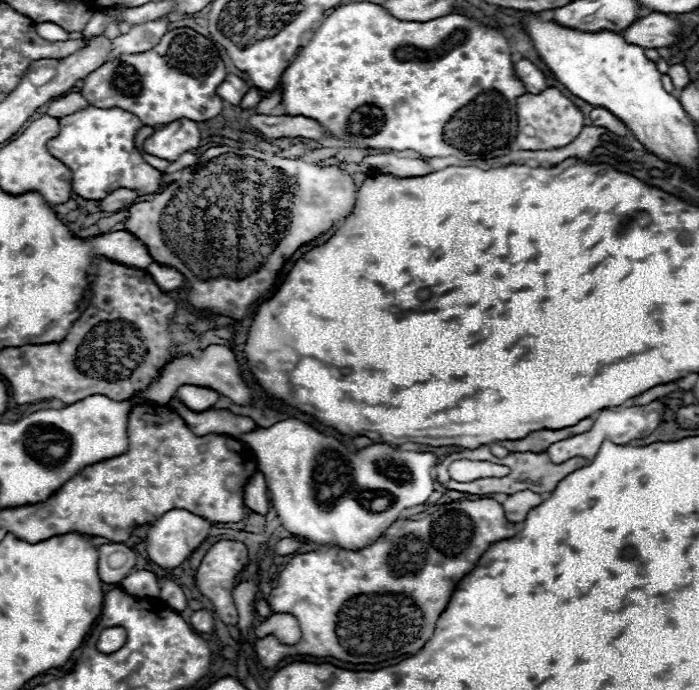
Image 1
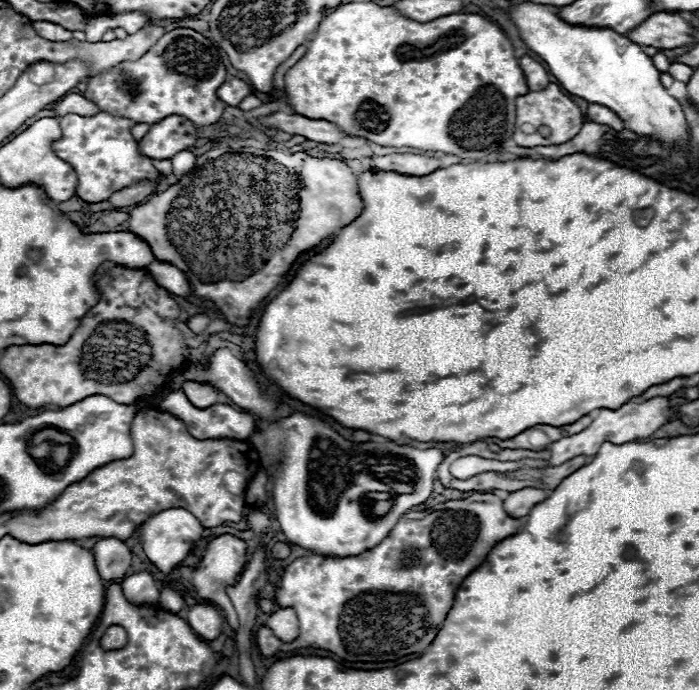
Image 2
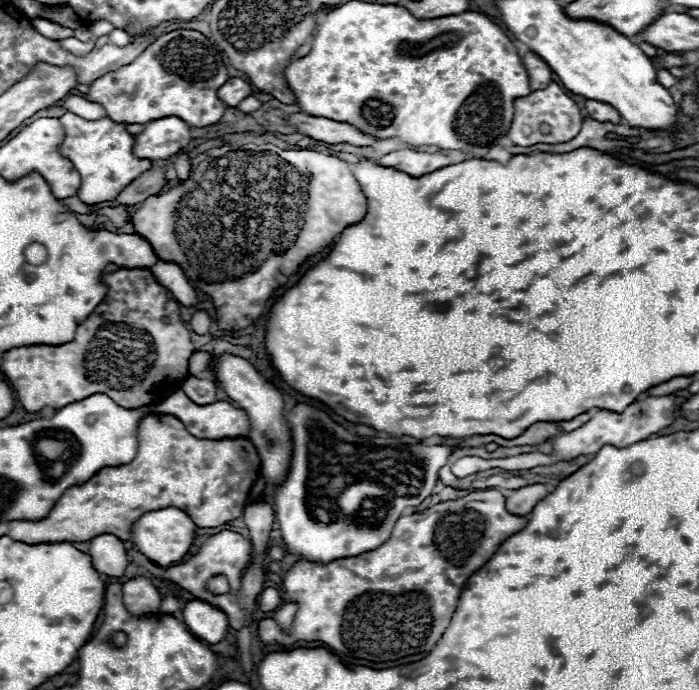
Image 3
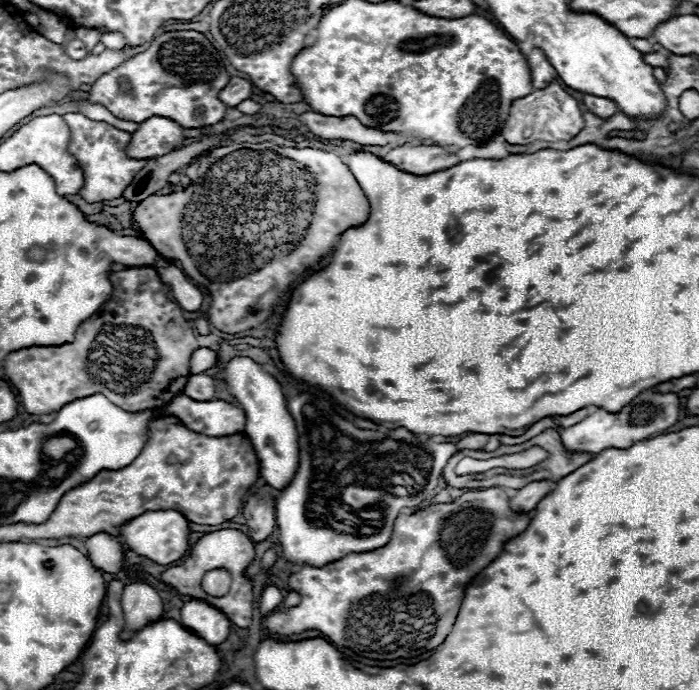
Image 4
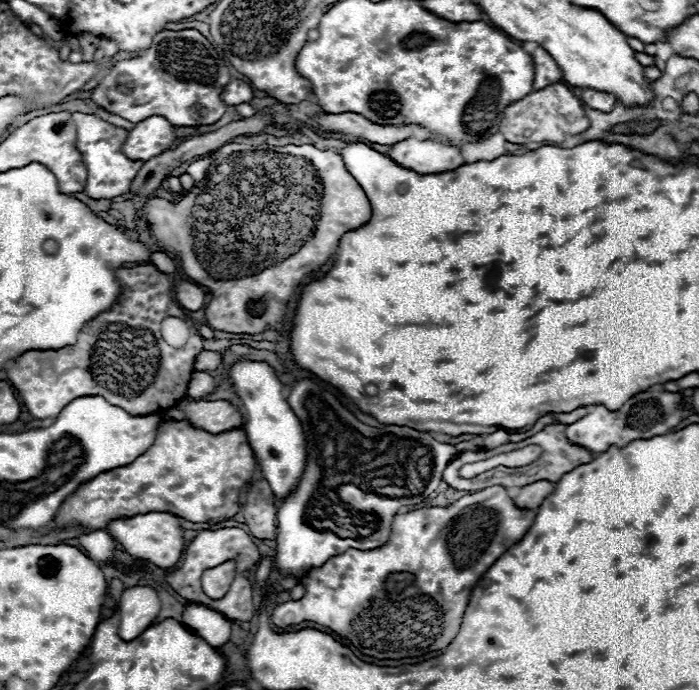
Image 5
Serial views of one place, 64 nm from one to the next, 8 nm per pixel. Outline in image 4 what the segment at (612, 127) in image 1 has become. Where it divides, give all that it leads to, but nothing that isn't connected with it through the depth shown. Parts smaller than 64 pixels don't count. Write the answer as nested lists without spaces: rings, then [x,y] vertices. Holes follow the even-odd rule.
[[[584,94],[584,104],[586,104],[588,112],[592,112],[594,116],[600,116],[600,118],[608,118],[608,116],[614,116],[618,112],[618,106],[608,98]]]

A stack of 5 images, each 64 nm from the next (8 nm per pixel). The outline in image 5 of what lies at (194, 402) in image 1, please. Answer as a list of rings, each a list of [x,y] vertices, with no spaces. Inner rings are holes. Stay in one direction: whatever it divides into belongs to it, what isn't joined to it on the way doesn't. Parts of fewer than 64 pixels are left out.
[[[194,372],[190,376],[190,382],[188,382],[188,396],[192,398],[204,398],[208,394],[212,394],[216,388],[214,384],[214,378],[208,374],[208,372]]]

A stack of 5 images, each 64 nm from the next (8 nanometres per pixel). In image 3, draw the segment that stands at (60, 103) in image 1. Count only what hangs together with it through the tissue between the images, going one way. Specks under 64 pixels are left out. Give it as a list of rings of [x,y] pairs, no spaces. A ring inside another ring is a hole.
[[[68,96],[66,100],[62,100],[62,108],[66,112],[78,114],[78,116],[82,116],[86,120],[98,120],[98,118],[106,116],[106,110],[100,104],[90,102],[90,100],[82,98],[82,96]]]

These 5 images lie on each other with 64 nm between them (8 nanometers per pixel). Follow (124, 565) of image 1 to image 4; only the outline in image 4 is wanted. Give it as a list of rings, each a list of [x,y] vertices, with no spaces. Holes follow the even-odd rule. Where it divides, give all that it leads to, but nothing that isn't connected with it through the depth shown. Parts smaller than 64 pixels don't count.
[[[100,532],[100,534],[86,538],[84,544],[88,548],[88,558],[98,570],[110,572],[110,574],[118,574],[122,570],[124,550],[122,550],[120,538]]]

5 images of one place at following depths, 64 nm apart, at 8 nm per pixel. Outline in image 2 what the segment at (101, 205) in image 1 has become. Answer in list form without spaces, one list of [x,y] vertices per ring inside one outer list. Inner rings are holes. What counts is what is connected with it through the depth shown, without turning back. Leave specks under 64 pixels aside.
[[[142,182],[142,184],[136,184],[136,186],[130,186],[130,188],[122,188],[118,192],[114,192],[108,202],[112,208],[124,208],[124,206],[134,206],[138,202],[142,202],[146,196],[154,194],[156,192],[156,186],[154,184],[148,184],[148,182]]]

